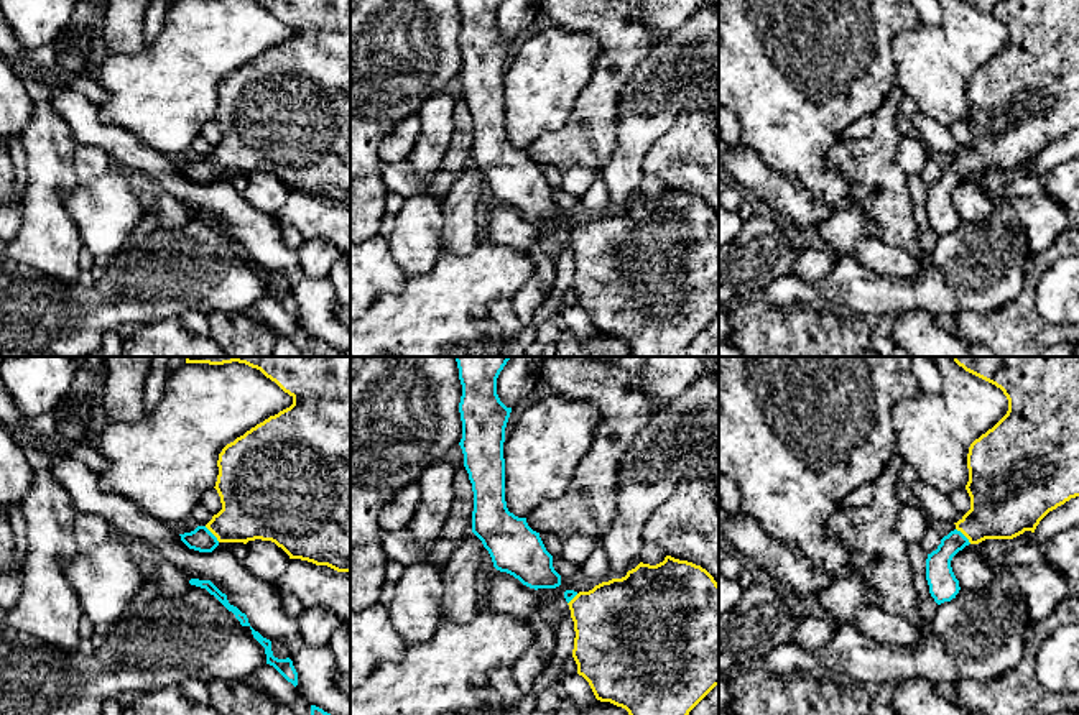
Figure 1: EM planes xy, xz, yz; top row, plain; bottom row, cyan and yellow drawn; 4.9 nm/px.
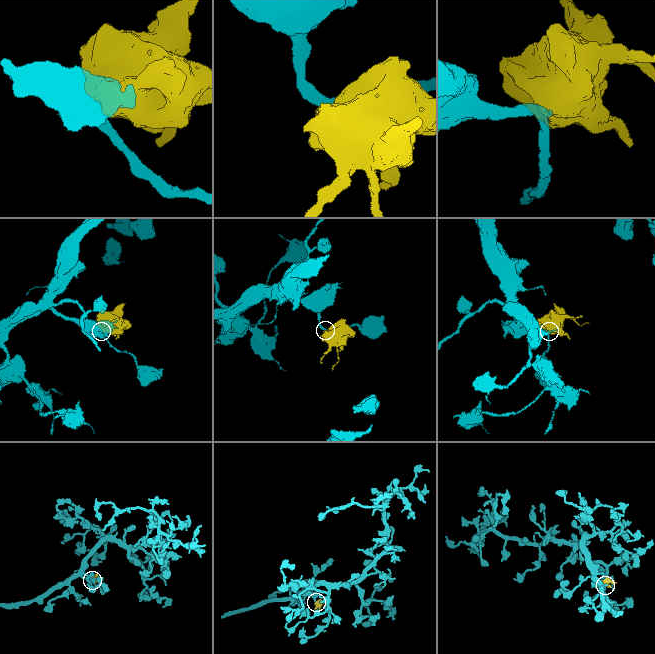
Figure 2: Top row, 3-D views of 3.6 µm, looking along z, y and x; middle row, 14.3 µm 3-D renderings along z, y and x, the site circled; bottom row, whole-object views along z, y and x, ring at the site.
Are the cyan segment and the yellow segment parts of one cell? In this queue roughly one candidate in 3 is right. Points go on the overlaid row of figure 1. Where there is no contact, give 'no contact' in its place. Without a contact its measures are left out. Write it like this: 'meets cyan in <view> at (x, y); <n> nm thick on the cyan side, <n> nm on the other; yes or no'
meets cyan in yz at (964, 536); 140 nm thick on the cyan side, 340 nm on the other; yes

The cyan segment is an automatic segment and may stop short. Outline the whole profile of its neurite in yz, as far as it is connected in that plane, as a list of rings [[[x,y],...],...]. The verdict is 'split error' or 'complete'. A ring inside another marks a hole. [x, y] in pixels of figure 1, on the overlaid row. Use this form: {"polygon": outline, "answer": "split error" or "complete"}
{"polygon": [[[954,357],[954,362],[1000,388],[1008,399],[1008,411],[970,444],[966,485],[970,510],[954,523],[956,529],[941,539],[938,549],[928,554],[926,580],[938,605],[951,602],[961,590],[951,567],[951,560],[959,551],[985,539],[1013,539],[1025,531],[1035,533],[1049,511],[1079,496],[1079,357]]], "answer": "split error"}

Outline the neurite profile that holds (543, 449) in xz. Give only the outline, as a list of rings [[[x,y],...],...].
[[[559,393],[523,411],[503,442],[508,511],[526,518],[540,505],[559,500],[590,449],[599,422],[600,414],[594,403],[566,399]]]

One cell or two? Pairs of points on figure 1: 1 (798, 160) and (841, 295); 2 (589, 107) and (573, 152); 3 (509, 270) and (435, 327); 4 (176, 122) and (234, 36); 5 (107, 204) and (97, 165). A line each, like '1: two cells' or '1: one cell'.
1: two cells
2: one cell
3: one cell
4: one cell
5: two cells

